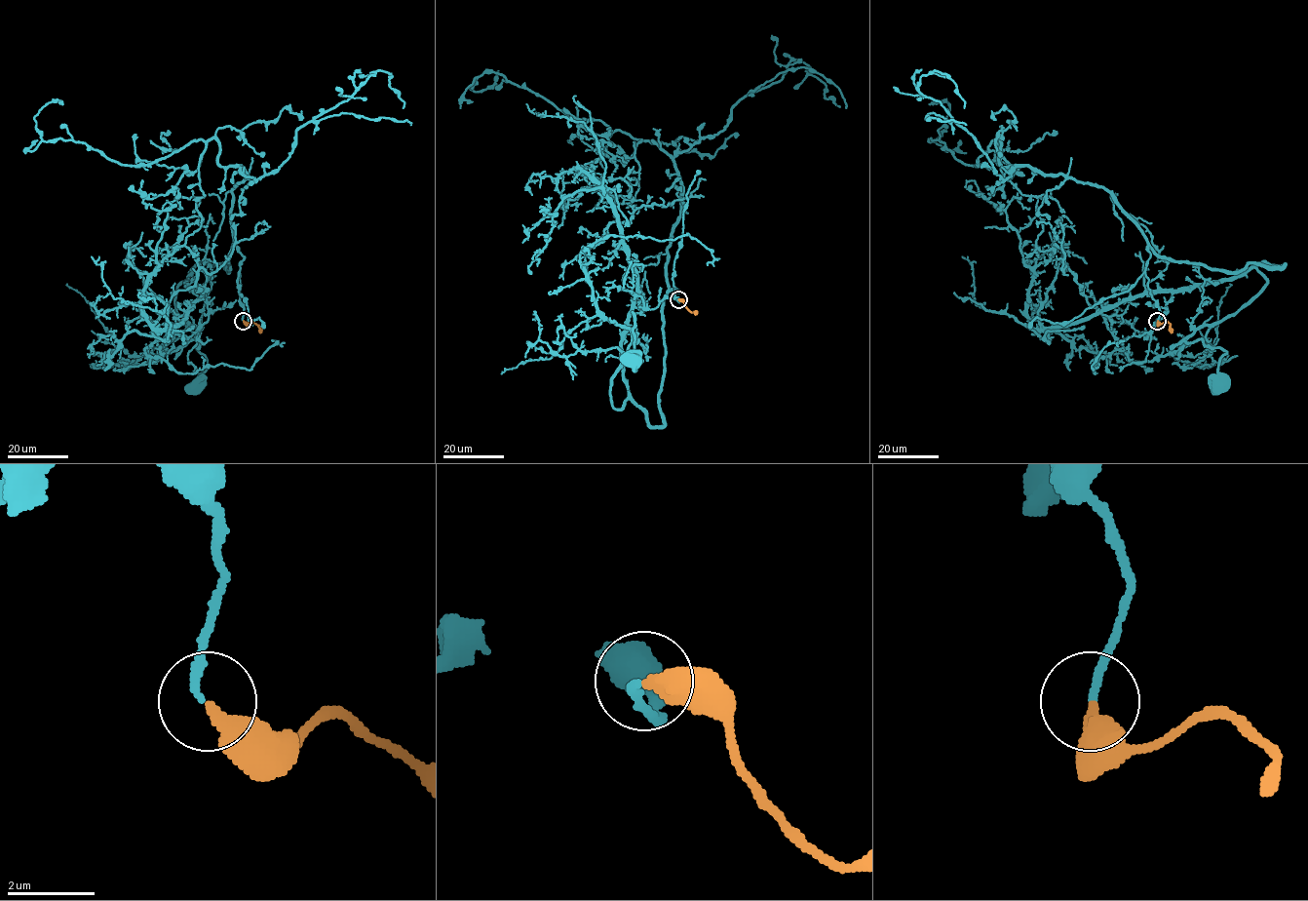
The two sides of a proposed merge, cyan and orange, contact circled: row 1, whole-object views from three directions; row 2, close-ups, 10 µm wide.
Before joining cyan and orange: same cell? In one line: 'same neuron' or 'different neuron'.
same neuron

